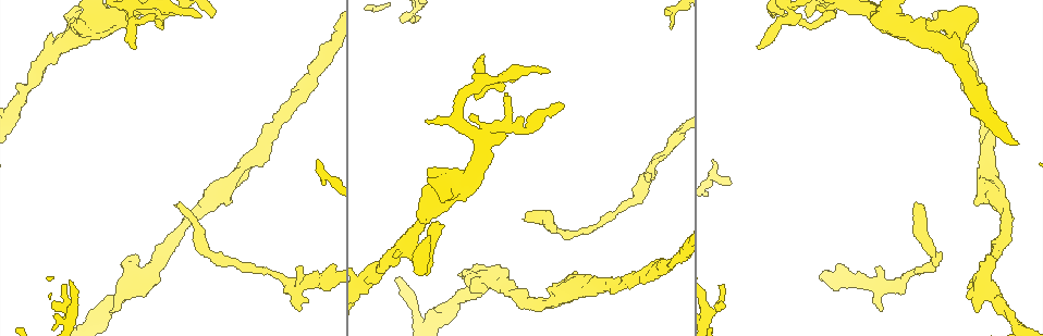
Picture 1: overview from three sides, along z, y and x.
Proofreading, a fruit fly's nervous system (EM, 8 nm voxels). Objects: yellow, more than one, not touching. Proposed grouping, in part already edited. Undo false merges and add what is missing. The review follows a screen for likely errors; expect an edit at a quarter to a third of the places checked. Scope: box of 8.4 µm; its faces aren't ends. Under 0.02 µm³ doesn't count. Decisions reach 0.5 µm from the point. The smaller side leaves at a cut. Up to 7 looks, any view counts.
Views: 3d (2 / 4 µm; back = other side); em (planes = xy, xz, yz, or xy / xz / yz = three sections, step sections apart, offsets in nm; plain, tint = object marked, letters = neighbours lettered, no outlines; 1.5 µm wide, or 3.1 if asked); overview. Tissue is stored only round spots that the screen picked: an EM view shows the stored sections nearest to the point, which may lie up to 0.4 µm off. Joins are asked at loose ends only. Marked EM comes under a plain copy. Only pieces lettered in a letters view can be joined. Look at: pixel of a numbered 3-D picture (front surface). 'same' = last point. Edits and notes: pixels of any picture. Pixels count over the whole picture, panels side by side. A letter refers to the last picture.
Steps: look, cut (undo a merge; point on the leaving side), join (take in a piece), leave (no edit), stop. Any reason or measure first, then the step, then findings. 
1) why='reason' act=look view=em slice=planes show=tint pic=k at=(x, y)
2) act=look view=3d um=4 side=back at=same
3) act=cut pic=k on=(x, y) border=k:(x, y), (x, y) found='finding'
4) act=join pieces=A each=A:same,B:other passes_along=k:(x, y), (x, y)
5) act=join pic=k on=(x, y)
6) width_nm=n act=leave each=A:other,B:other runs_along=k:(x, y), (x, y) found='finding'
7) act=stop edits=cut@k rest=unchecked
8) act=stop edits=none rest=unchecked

why='branch stops here' act=look view=em slice=xy step=4 show=letters pic=1 at=(484, 56)

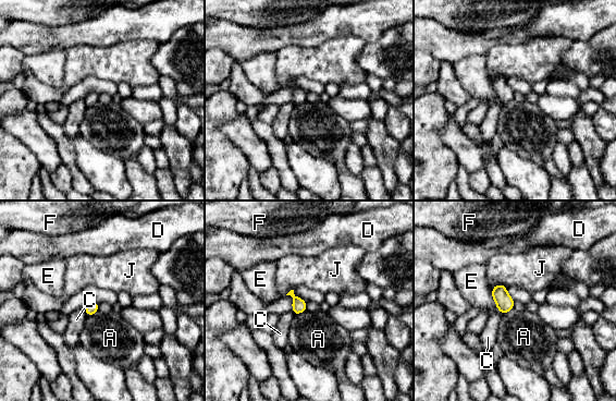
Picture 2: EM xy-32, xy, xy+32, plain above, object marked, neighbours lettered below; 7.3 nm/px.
why='another direction' act=look view=em slice=yz step=4 show=letters at=same

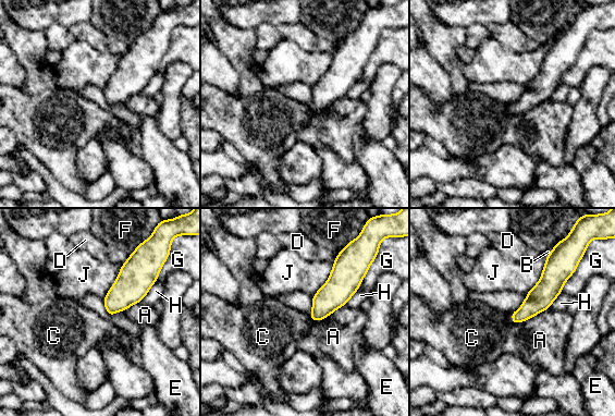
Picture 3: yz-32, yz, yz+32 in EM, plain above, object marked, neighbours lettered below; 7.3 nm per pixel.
width_nm=110 act=leave each=A:other,B:other,C:other,D:other,E:other,F:other,G:other,H:other,J:other runs_along=3:(557, 266), (550, 286), (515, 320) found='none of them fits'

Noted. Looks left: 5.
why='branch stops here' act=look view=em slice=xz step=8 show=letters pic=1 at=(175, 206)

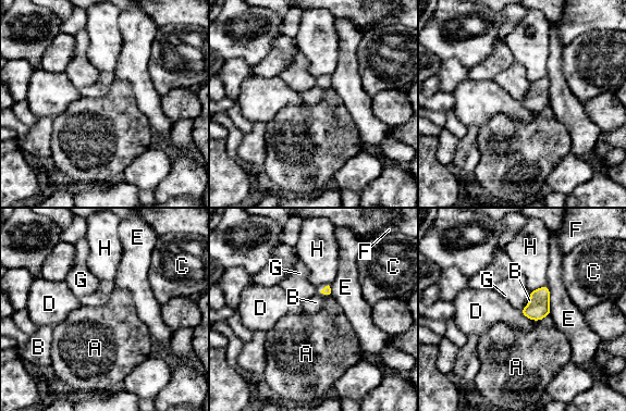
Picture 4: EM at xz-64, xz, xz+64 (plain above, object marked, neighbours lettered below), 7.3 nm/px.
act=join pieces=B each=A:other,B:same,C:other,D:other,E:other,F:other,G:other,H:other passes_along=4:(327, 290), (320, 291), (316, 302) found='the neuron continues'

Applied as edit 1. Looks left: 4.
why='free end' act=look view=em slice=planes show=tint pic=1 at=(138, 256)

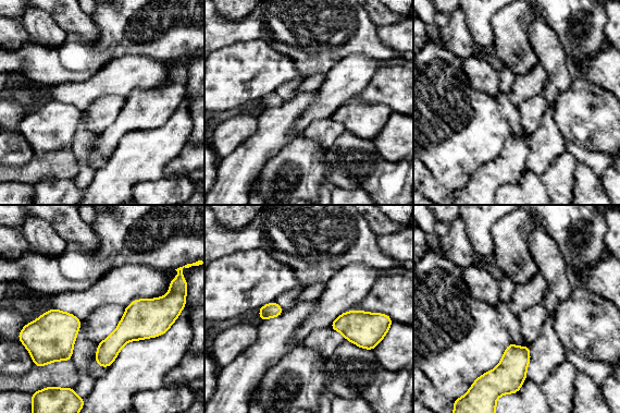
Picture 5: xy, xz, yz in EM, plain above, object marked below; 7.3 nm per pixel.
why='what lies round it' act=look view=em slice=planes show=letters at=same

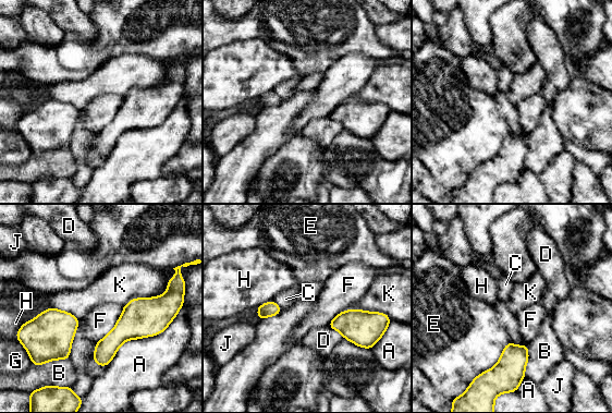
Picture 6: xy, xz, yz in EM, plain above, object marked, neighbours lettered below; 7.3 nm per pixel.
longest_contact=A:360nm act=leave each=A:other,B:other,C:other,D:other,E:other,F:other,G:other,H:other,J:other,K:other found='none of them fits'

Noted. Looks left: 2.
act=stop edits=join@4 rest=unchecked

